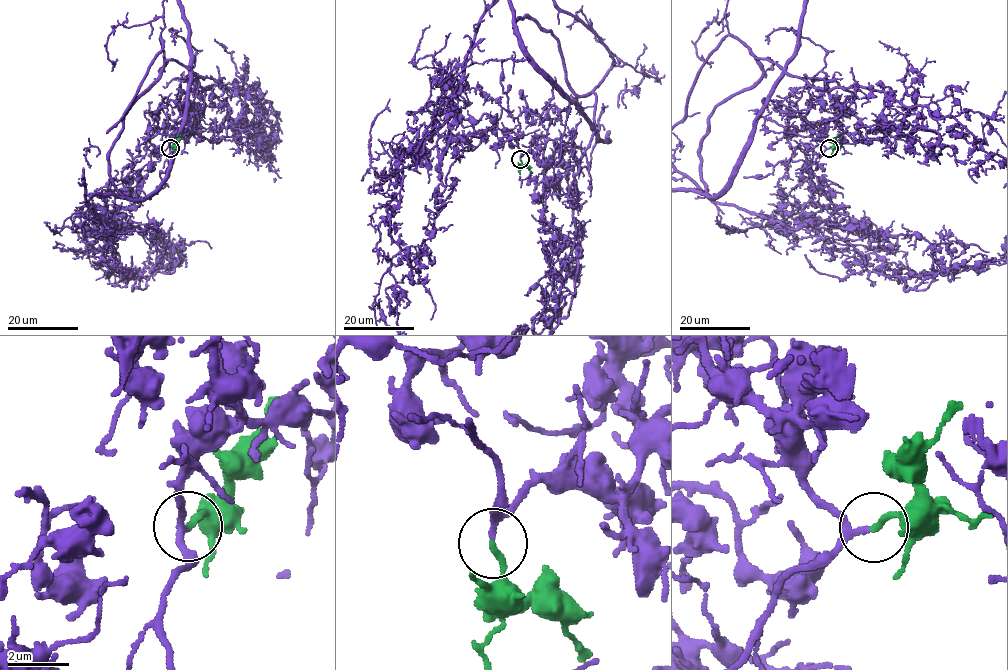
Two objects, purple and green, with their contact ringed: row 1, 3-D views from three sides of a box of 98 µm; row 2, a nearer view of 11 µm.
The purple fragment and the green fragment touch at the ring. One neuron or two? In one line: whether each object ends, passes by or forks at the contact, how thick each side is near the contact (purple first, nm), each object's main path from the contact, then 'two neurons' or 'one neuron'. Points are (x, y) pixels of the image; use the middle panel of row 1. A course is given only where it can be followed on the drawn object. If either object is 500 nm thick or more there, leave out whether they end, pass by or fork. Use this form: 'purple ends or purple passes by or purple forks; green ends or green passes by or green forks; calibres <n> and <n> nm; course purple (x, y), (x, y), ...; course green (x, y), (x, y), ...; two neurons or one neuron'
purple passes by; green ends; calibres 160 and 200 nm; course green (520, 159), (530, 172); one neuron

